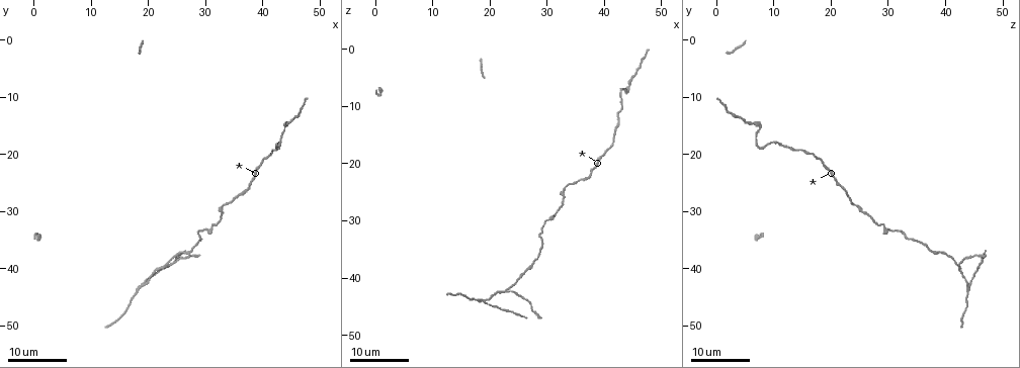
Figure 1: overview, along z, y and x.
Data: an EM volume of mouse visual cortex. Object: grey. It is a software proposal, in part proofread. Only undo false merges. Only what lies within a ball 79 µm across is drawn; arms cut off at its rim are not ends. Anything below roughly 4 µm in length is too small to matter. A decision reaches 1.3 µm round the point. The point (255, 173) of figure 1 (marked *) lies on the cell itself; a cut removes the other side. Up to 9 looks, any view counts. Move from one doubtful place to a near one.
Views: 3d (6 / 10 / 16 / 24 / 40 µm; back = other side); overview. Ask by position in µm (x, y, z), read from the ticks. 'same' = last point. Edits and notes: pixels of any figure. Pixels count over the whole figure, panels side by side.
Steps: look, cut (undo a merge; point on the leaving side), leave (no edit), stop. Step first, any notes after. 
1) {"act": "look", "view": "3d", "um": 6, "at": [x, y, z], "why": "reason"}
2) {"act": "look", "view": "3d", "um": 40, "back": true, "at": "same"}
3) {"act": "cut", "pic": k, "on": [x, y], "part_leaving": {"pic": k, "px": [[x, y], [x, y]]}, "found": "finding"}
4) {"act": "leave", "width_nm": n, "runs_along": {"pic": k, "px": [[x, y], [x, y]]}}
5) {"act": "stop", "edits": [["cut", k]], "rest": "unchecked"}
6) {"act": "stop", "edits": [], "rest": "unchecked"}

{"act": "look", "view": "3d", "um": 24, "at": [44.0, 14.5, 7.5]}

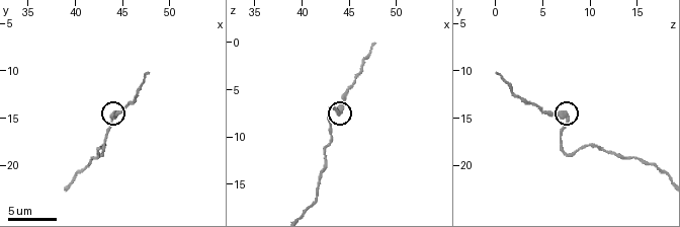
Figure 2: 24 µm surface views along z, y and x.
{"act": "look", "view": "3d", "um": 6, "at": [43.8, 14.8, 7.0]}

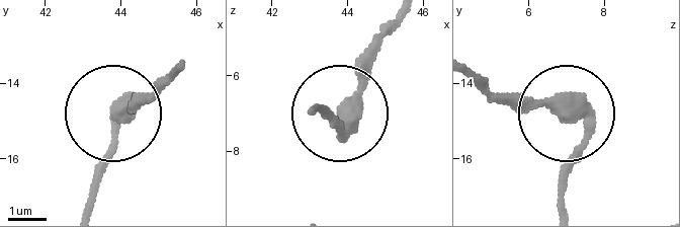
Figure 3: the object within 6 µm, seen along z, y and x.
{"act": "leave", "width_nm": 380, "runs_along": {"pic": 3, "px": [[563, 202], [582, 144], [573, 125], [489, 98]]}, "found": "continuous, no second cell"}

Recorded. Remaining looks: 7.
{"act": "look", "view": "3d", "um": 24, "at": [30.0, 33.5, 29.5], "why": "calibre changes"}

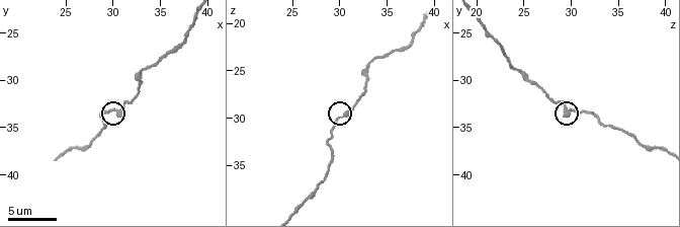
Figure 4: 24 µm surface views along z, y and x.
{"act": "look", "view": "3d", "um": 6, "at": [30.0, 33.0, 30.0], "why": "zoom in"}

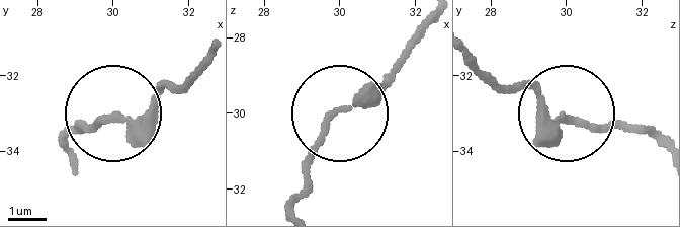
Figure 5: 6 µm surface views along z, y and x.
{"act": "leave", "width_nm": 250, "found": "one cell here"}

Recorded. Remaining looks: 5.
{"act": "look", "view": "3d", "um": 16, "at": [19.5, 43.0, 44.5], "why": "three arms meet"}

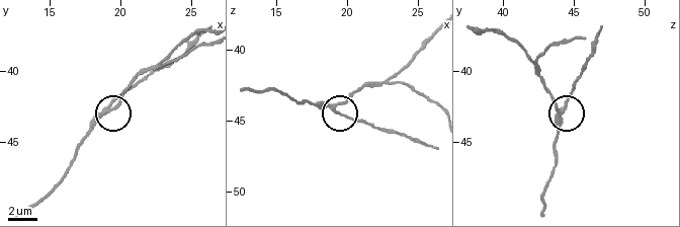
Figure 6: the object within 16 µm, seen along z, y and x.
{"act": "look", "view": "3d", "um": 10, "at": [18.8, 42.8, 44.0], "why": "closer look"}

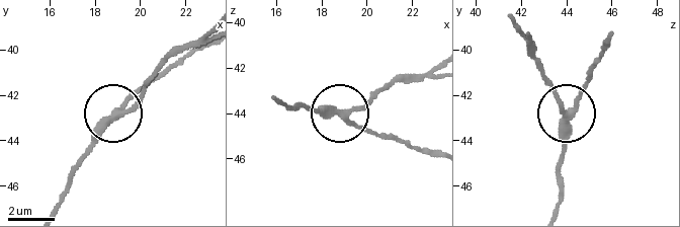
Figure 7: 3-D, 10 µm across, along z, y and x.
{"act": "leave", "arms": 3, "runs_along": {"pic": 7, "px": [[513, 22], [567, 111], [588, 79]]}, "found": "one cell here"}

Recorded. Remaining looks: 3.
{"act": "look", "view": "3d", "um": 10, "at": [27.6, 36.4, 37.0], "why": "thick turns thin"}

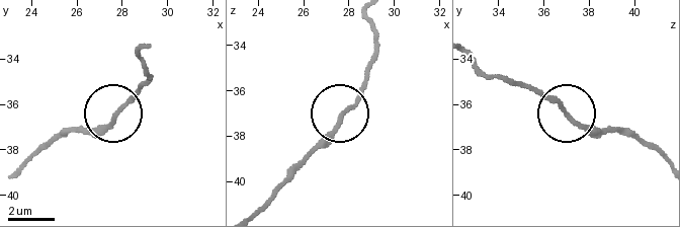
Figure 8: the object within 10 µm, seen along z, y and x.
{"act": "look", "view": "3d", "um": 6, "at": [27.9, 36.4, 36.9], "why": "zoom in"}

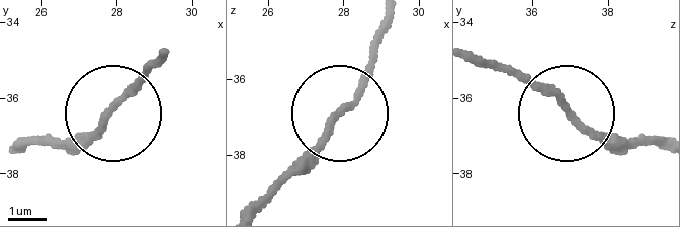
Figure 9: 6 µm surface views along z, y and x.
{"act": "leave", "runs_along": {"pic": 9, "px": [[157, 53], [98, 121], [54, 147]]}, "found": "continuous, no second cell"}

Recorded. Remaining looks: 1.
{"act": "stop", "edits": [], "rest": "unchecked"}

